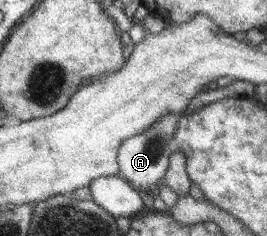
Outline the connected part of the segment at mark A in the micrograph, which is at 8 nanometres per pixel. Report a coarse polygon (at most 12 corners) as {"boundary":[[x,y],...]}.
{"boundary":[[166,113],[116,150],[118,176],[149,192],[177,150]]}

